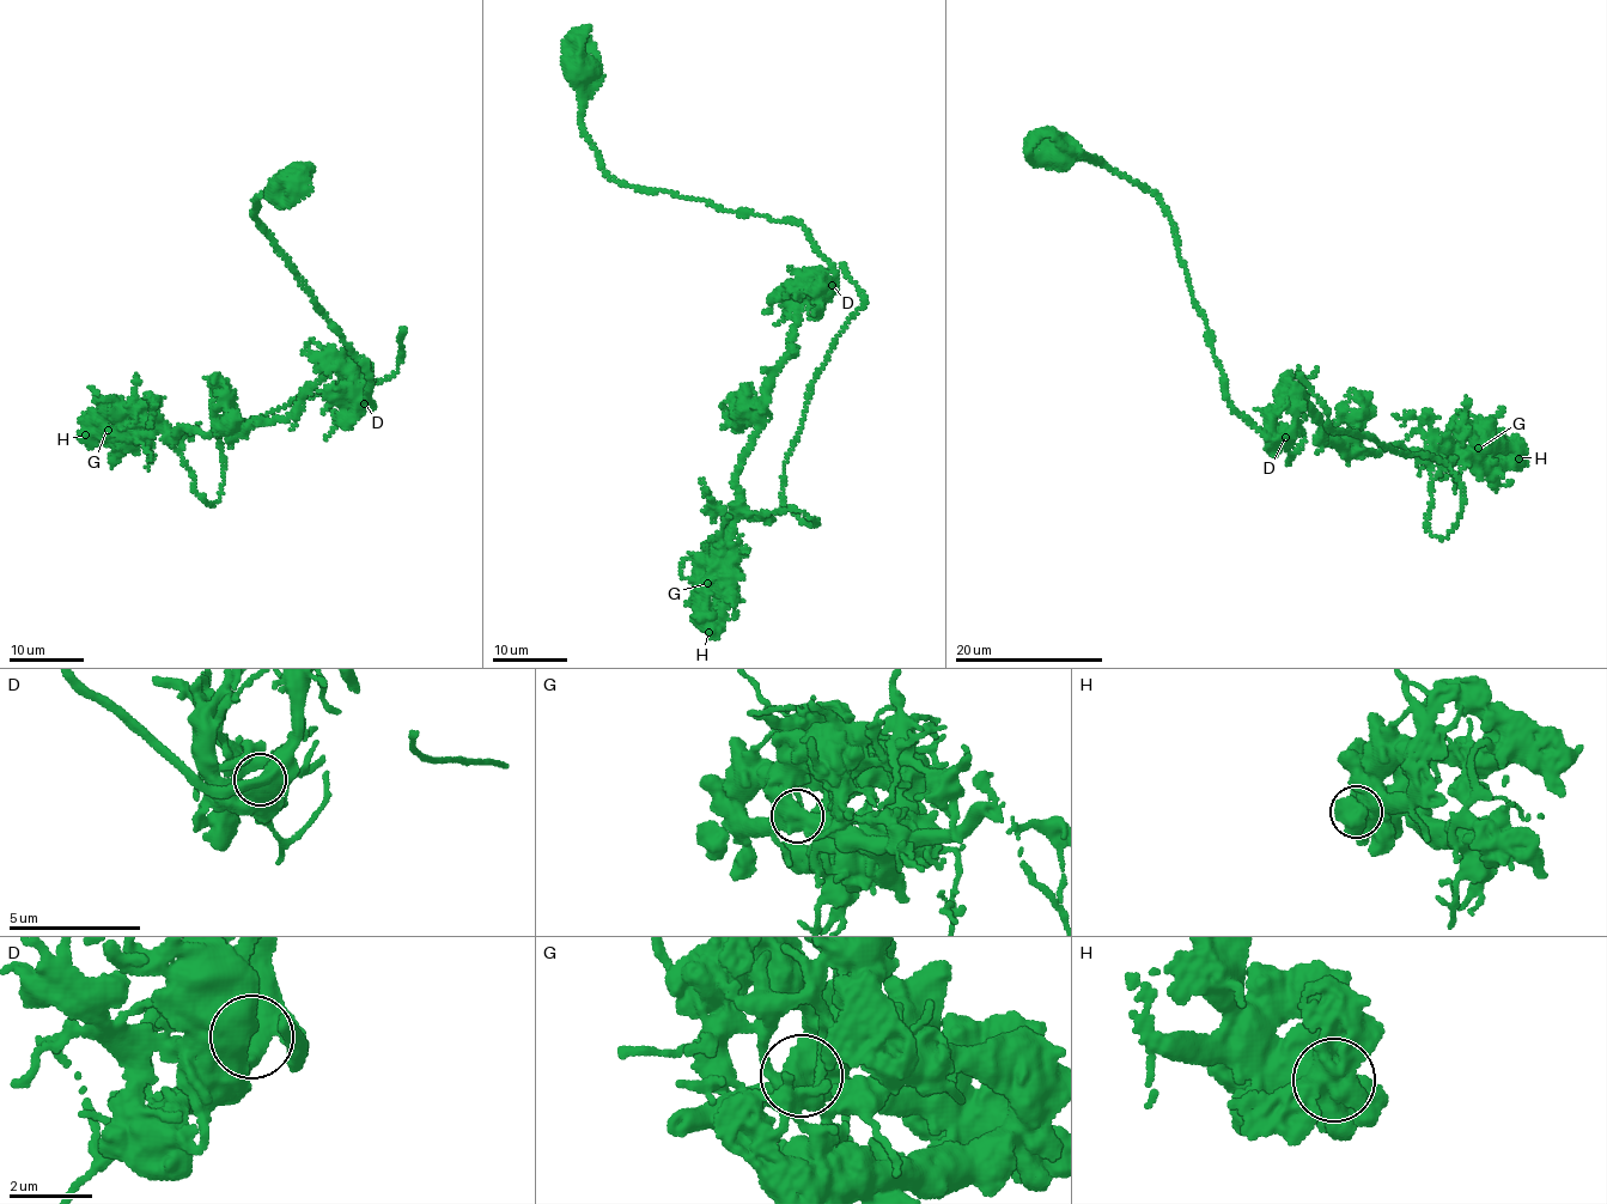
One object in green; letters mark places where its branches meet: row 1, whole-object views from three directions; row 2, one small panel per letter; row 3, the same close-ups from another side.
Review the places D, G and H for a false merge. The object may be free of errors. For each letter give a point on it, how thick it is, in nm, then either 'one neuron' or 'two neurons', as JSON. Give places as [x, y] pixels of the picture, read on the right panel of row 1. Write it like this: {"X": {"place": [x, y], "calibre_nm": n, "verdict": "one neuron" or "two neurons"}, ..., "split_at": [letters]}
{"D": {"place": [1285, 437], "calibre_nm": 700, "verdict": "one neuron"}, "G": {"place": [1478, 448], "calibre_nm": 750, "verdict": "two neurons"}, "H": {"place": [1519, 458], "calibre_nm": 700, "verdict": "one neuron"}, "split_at": ["G"]}

